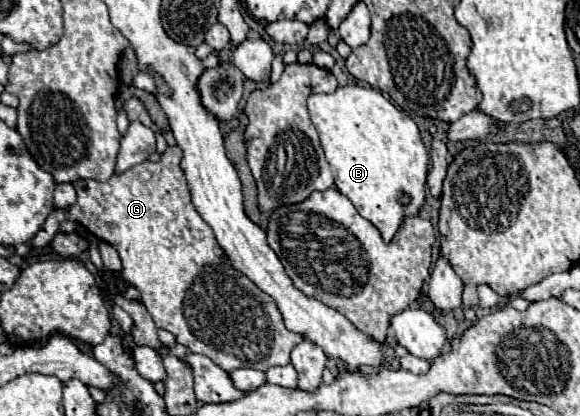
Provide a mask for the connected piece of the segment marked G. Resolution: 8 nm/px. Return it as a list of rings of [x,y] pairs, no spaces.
[[[168,146],[162,160],[144,160],[130,170],[112,176],[108,182],[78,180],[74,184],[78,200],[68,210],[54,210],[42,230],[32,240],[32,246],[44,248],[52,242],[62,220],[80,222],[98,240],[108,242],[116,248],[122,260],[122,278],[142,294],[142,304],[154,318],[158,328],[176,334],[176,340],[188,346],[196,354],[210,356],[220,368],[232,372],[236,368],[268,370],[270,366],[290,364],[290,352],[304,336],[290,332],[276,308],[276,302],[262,292],[250,278],[232,268],[232,262],[218,246],[212,228],[196,212],[190,196],[188,182],[180,168],[182,150]]]

